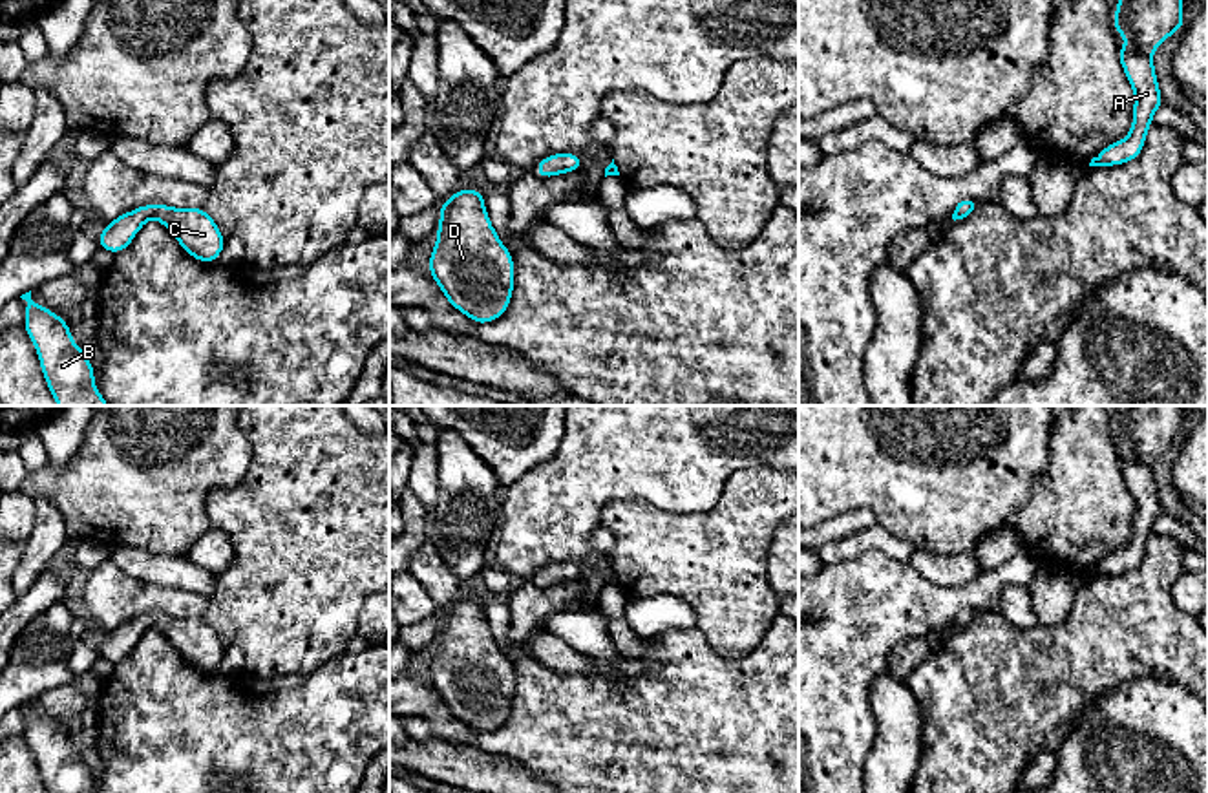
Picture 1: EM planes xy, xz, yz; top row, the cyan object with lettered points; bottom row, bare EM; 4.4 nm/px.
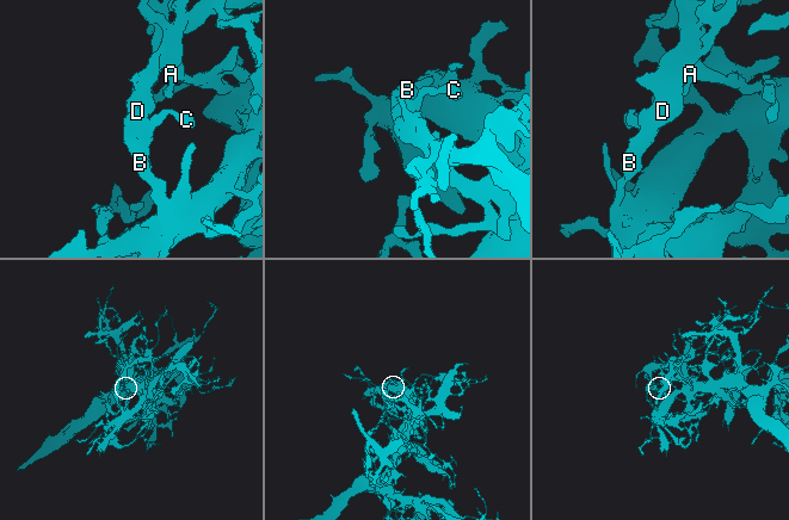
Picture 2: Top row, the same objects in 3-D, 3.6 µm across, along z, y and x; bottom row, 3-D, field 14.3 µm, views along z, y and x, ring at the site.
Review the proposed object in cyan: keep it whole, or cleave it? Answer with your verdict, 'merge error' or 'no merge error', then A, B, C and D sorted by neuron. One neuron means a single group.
no merge error; groups A B C D

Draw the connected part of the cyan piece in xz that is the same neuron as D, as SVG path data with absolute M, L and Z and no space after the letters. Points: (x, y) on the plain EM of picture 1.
M457 599L440 612L429 683L448 711L473 731L503 725L514 700L514 667L493 640L484 603Z

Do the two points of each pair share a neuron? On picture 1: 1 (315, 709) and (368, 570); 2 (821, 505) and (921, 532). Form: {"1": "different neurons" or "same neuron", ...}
{"1": "different neurons", "2": "same neuron"}

